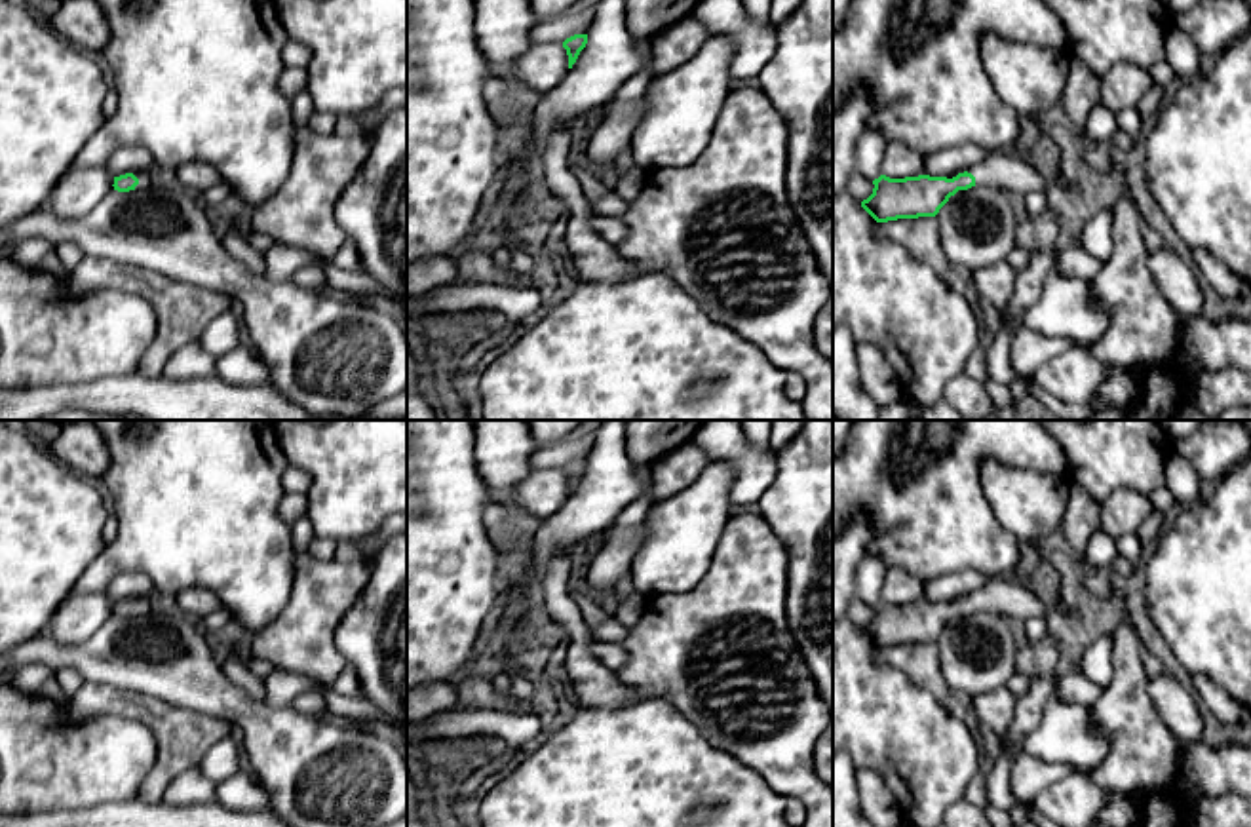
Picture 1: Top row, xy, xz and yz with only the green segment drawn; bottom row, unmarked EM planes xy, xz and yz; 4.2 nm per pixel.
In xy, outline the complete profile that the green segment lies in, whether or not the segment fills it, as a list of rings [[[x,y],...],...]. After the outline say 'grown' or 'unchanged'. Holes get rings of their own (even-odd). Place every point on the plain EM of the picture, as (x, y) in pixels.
[[[135,597],[135,599],[114,603],[112,612],[120,620],[133,620],[133,618],[144,616],[150,610],[150,606],[152,606],[150,597]]]; grown

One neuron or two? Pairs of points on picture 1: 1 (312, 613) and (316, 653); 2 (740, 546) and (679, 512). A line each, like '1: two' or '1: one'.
1: one
2: two

